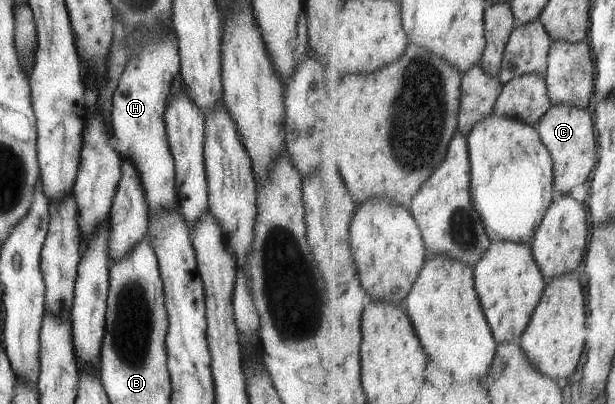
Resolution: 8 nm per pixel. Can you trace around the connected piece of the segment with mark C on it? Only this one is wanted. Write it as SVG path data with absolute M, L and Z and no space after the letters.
M557 104L539 120L537 130L554 159L556 193L570 194L577 186L585 184L597 164L596 124L591 114L582 107Z

